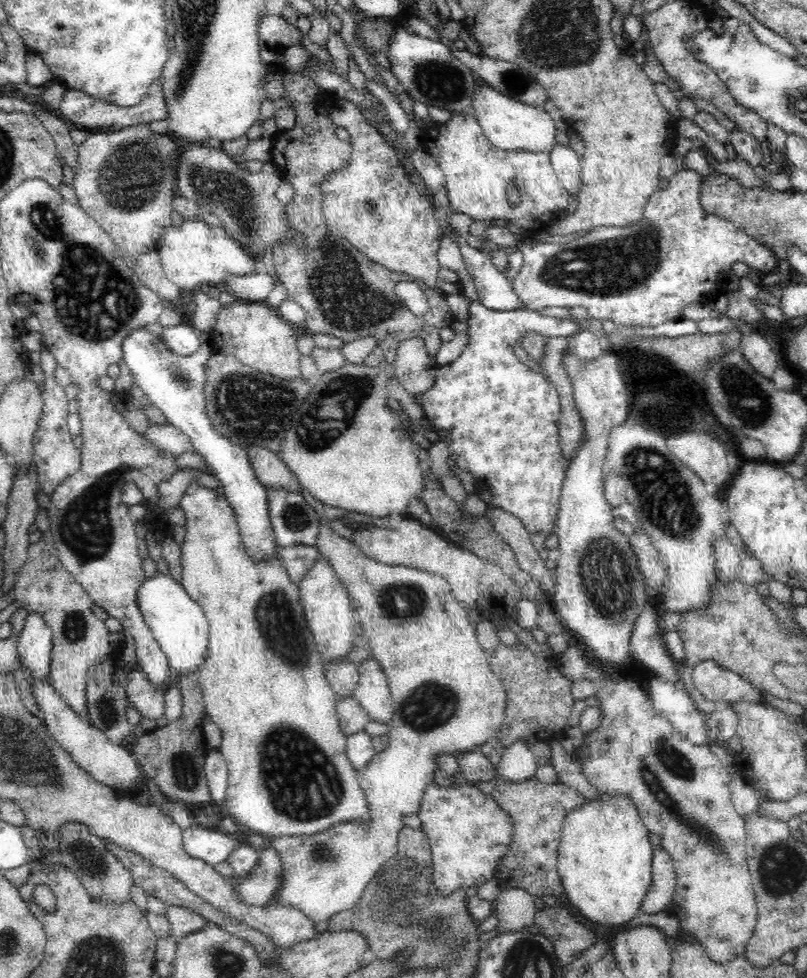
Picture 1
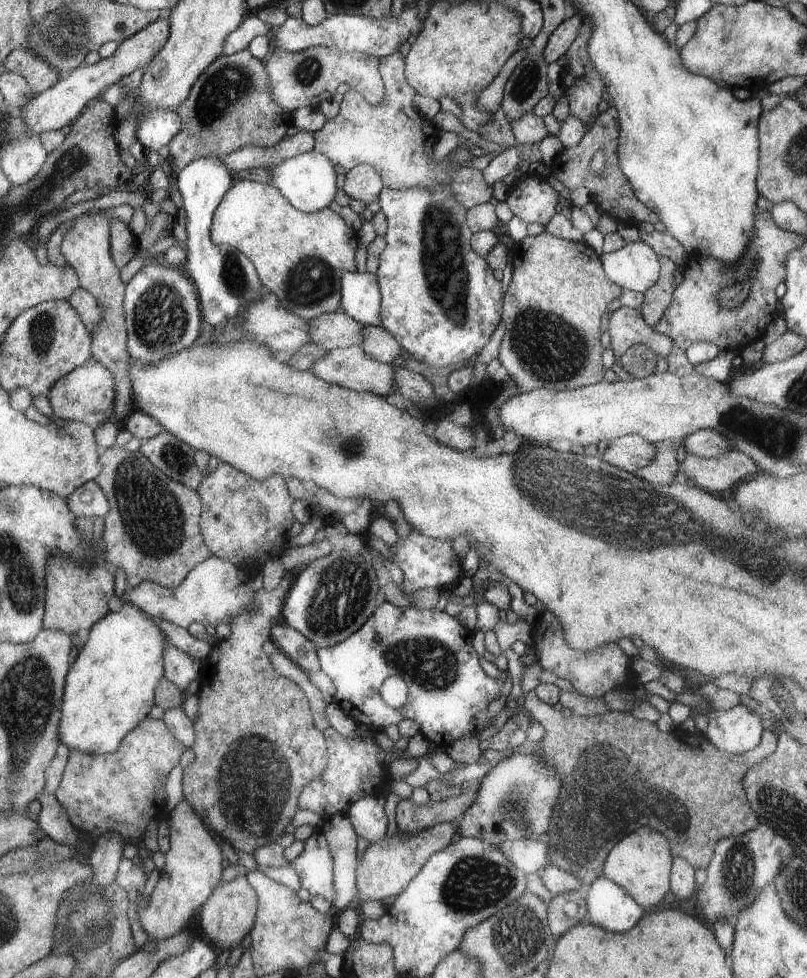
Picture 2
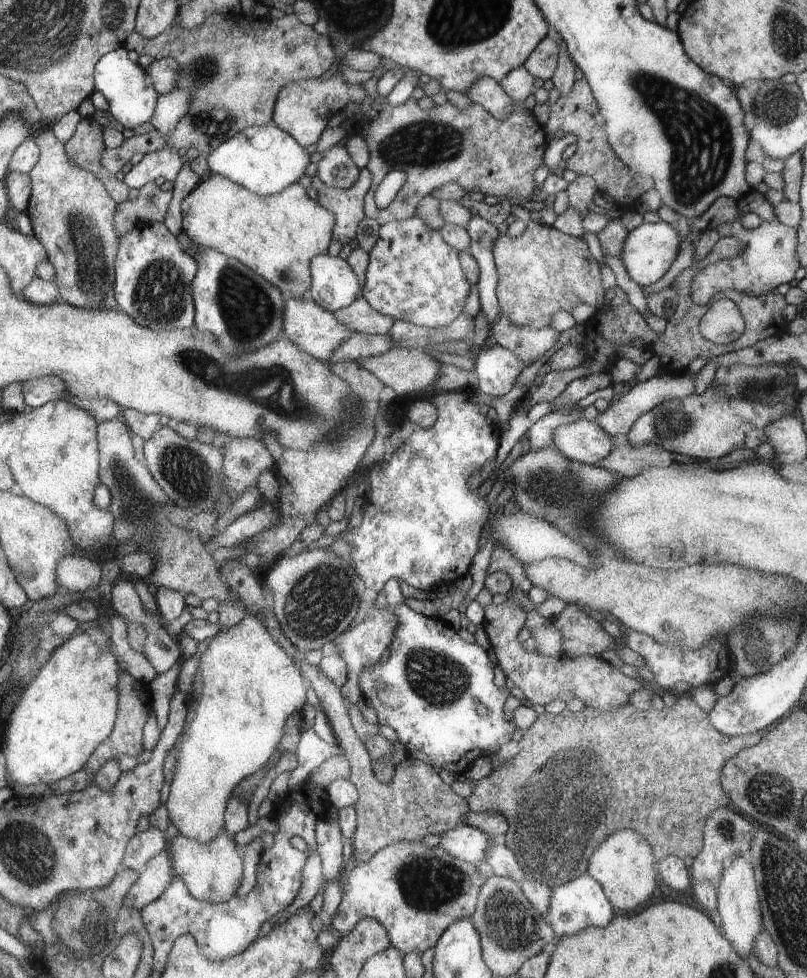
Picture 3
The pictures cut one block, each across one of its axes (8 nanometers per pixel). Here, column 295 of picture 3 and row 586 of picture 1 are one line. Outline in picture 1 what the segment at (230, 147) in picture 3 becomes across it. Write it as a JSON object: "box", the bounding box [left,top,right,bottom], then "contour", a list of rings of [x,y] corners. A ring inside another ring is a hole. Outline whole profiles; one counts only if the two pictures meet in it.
{"box":[138,576,210,680],"contour":[[[156,576],[152,580],[142,582],[138,588],[138,606],[144,614],[144,620],[148,628],[154,634],[156,644],[166,654],[168,666],[178,680],[186,674],[198,674],[202,664],[208,656],[208,640],[210,640],[210,624],[204,614],[204,610],[190,598],[190,594],[184,590],[184,586],[176,584],[172,578]]]}

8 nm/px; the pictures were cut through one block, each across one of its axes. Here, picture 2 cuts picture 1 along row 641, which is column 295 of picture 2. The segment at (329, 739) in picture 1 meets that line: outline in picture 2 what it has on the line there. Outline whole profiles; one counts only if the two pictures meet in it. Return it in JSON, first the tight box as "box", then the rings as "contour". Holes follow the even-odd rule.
{"box":[209,178,357,322],"contour":[[[235,178],[235,184],[231,186],[231,190],[227,190],[215,214],[211,216],[209,240],[219,246],[231,246],[245,254],[255,264],[265,292],[275,294],[281,306],[291,314],[297,314],[299,318],[309,322],[313,318],[319,318],[321,314],[335,314],[341,308],[341,276],[345,272],[353,272],[353,252],[357,242],[353,232],[329,208],[305,214],[293,208],[275,186]]]}

